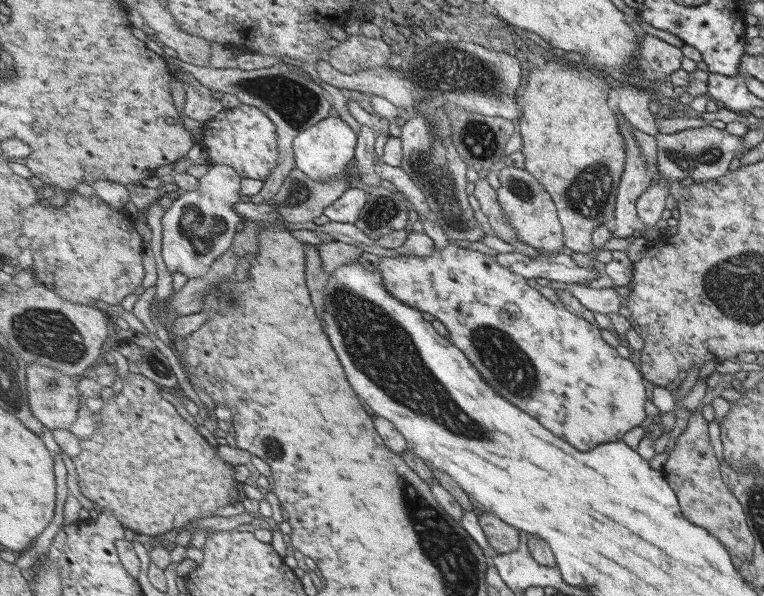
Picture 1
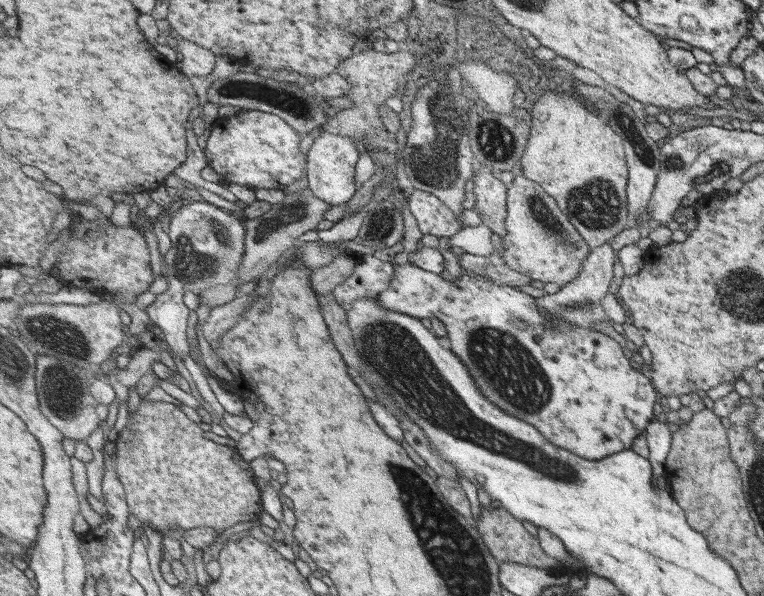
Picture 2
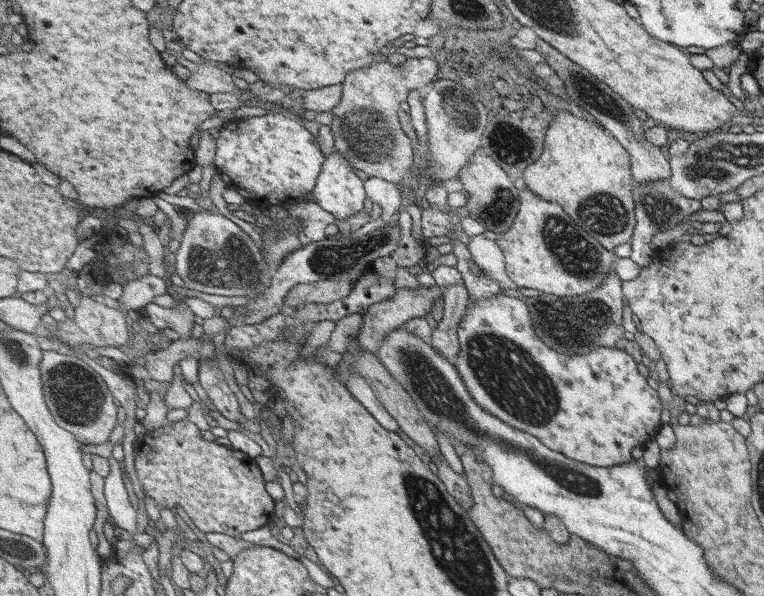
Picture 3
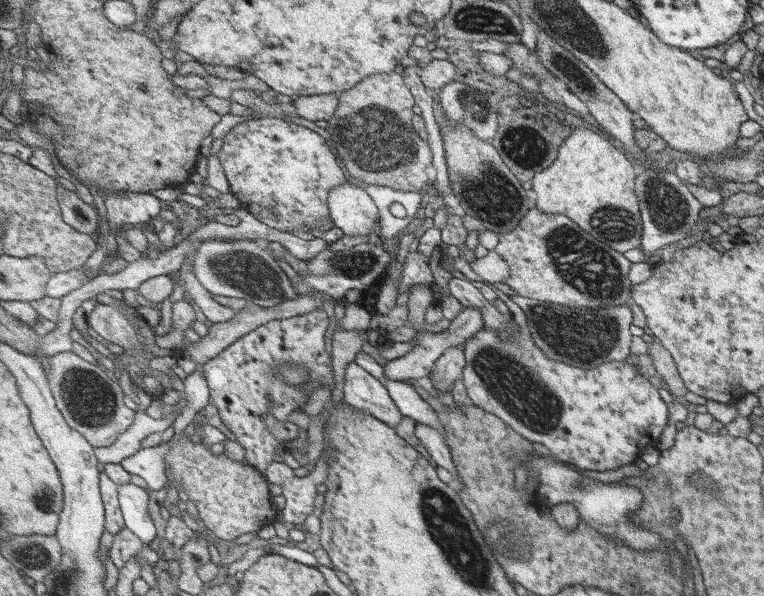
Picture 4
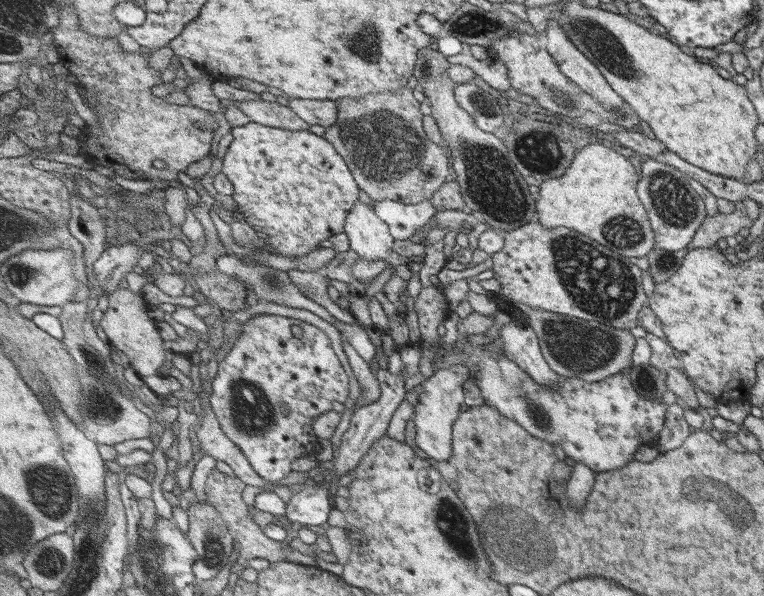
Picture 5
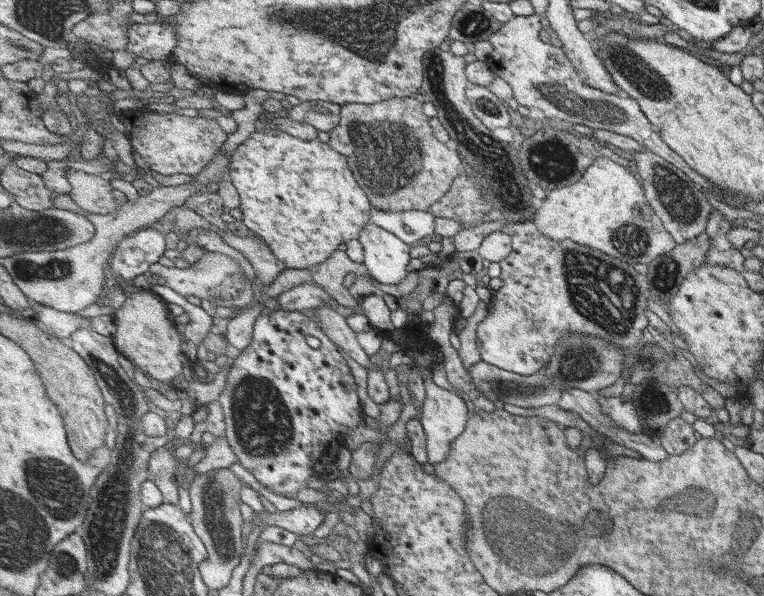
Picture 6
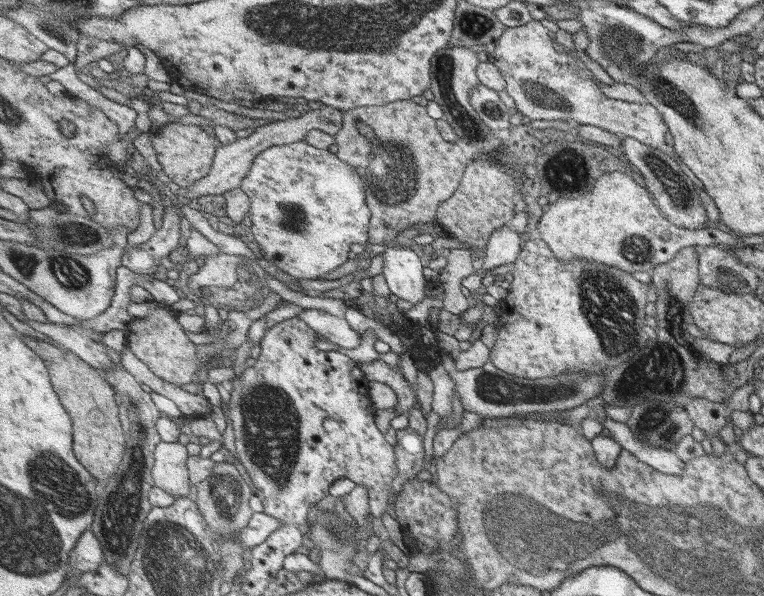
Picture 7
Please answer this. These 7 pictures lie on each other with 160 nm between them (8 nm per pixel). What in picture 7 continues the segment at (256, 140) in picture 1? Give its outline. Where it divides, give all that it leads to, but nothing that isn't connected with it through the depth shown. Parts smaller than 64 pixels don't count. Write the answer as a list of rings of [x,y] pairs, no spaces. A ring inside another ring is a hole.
[[[305,140],[272,146],[256,156],[240,188],[251,197],[251,230],[265,258],[295,279],[323,278],[350,259],[353,244],[369,242],[371,208],[367,206],[364,178],[328,149],[317,148]]]

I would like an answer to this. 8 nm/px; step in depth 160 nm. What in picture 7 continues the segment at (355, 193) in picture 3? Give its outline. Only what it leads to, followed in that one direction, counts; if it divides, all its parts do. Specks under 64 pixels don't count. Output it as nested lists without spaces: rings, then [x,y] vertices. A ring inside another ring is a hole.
[[[385,242],[388,249],[381,254],[384,260],[383,275],[393,294],[417,306],[427,298],[429,284],[423,274],[421,257],[411,247],[399,247],[395,242]]]

